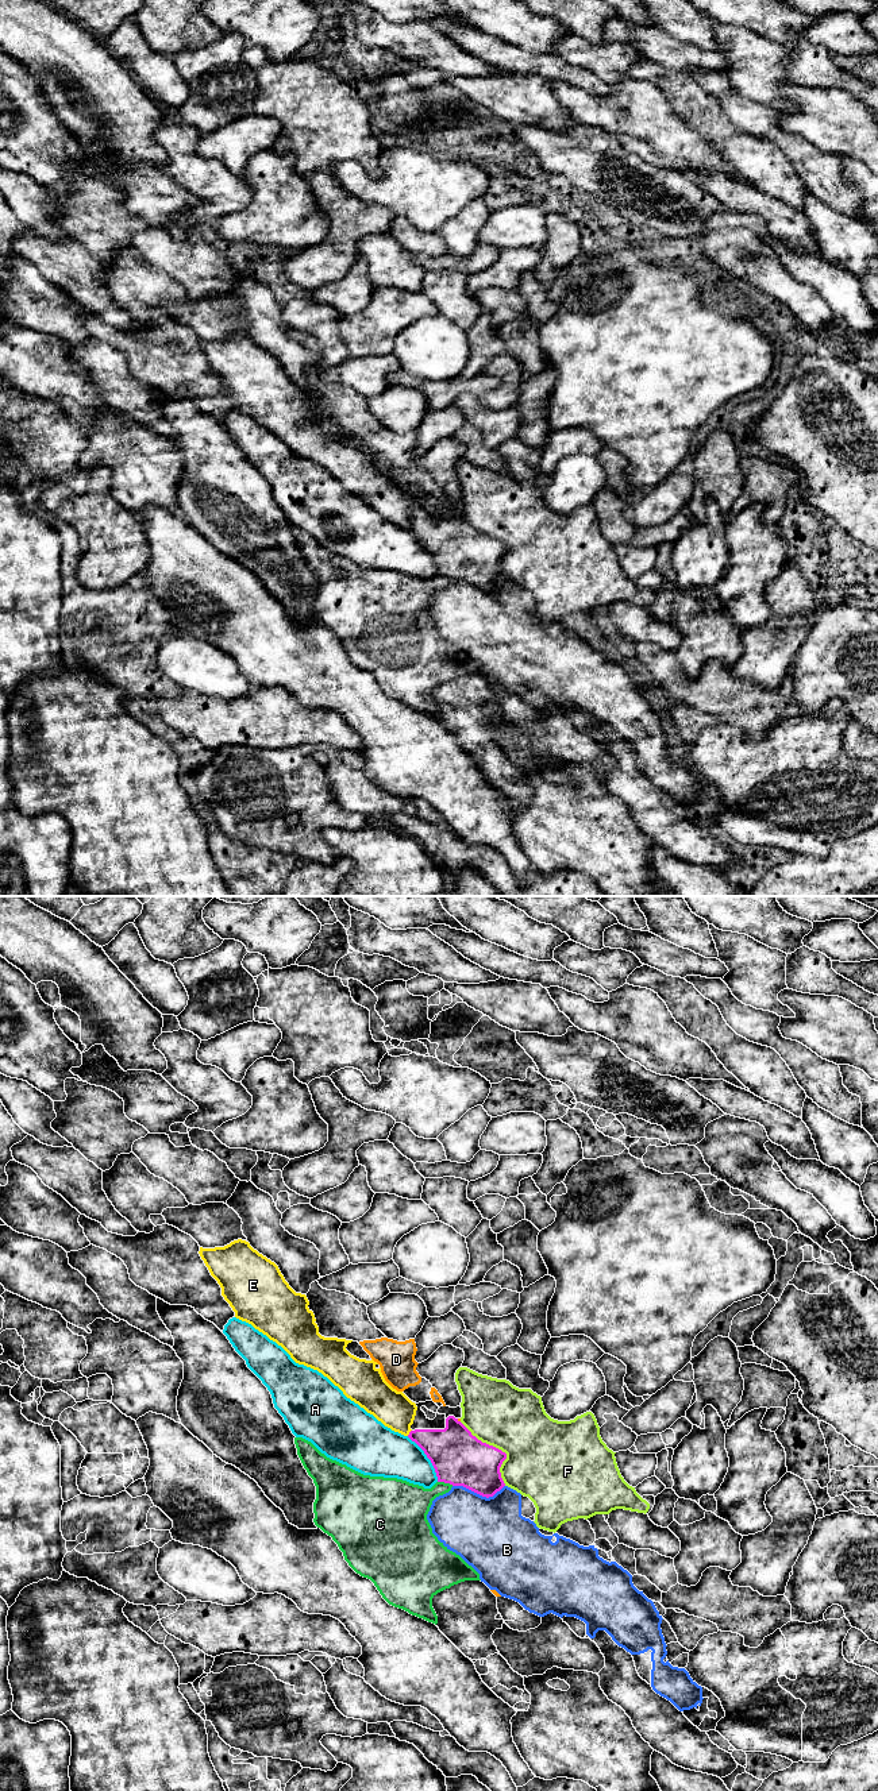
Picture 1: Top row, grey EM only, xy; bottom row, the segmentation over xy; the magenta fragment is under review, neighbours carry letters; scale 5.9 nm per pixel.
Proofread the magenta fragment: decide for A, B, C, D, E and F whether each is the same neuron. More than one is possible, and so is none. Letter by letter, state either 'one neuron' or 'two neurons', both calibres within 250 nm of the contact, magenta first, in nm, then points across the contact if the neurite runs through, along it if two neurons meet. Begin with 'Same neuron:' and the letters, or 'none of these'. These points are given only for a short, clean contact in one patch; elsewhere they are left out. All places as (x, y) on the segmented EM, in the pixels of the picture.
Same neuron: none of these
A: two neurons; 320 nm thick on the magenta side, 280 nm on the other
B: two neurons; 320 nm thick on the magenta side, 440 nm on the other
C: two neurons; 320 nm thick on the magenta side, 220 nm on the other; border along xy (438, 1481), (453, 1485)
D: two neurons; 320 nm thick on the magenta side, 20 nm on the other
E: two neurons; 240 nm thick on the magenta side, 220 nm on the other
F: two neurons; 320 nm thick on the magenta side, 400 nm on the other

